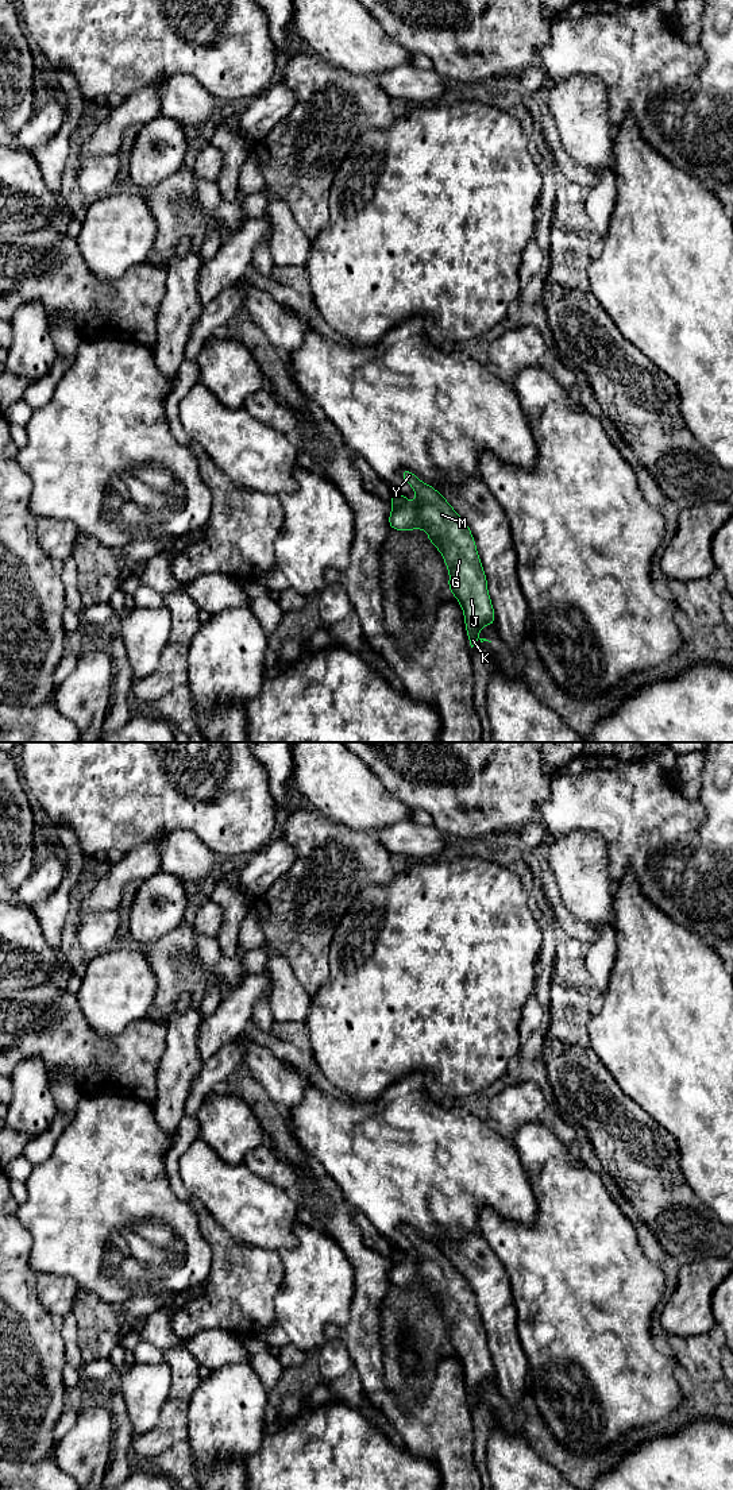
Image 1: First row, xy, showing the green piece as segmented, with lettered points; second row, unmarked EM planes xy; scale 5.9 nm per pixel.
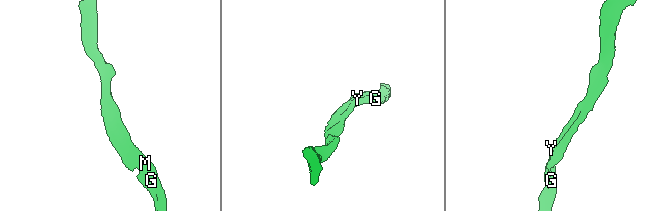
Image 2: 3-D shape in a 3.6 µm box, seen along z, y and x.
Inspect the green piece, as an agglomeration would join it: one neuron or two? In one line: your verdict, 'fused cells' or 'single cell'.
single cell

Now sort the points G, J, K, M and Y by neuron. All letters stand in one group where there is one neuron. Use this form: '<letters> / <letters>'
G J K M Y

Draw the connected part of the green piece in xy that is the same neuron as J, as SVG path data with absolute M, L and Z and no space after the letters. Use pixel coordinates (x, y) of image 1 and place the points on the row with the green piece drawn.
M402 470L401 476L413 487L416 502L412 503L393 490L390 528L397 530L425 529L428 532L428 540L443 555L450 571L448 587L463 609L471 648L478 640L489 641L479 638L478 633L485 625L494 625L494 609L468 525L432 486L423 483L408 470Z

